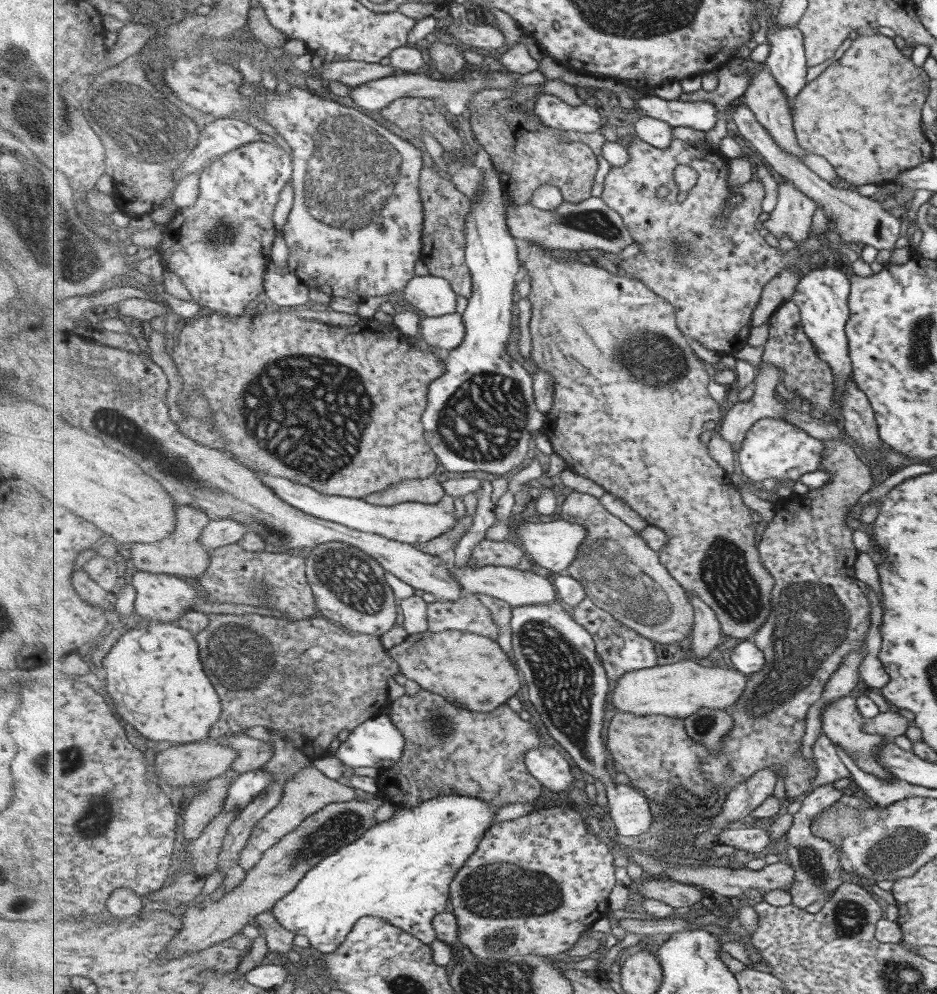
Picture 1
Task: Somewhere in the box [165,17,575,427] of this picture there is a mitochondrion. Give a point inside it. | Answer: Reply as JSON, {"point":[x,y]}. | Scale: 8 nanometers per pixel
{"point":[352,176]}

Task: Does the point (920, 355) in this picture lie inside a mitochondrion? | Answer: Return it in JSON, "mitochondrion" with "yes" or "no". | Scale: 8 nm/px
{"mitochondrion":"yes"}

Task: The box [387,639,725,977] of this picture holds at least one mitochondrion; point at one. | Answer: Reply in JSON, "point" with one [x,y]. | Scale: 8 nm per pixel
{"point":[503,893]}

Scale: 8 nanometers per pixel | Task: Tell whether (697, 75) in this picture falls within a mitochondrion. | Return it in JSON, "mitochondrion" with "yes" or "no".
{"mitochondrion":"no"}

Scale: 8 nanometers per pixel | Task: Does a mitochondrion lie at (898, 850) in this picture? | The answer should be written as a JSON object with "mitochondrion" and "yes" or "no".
{"mitochondrion":"yes"}

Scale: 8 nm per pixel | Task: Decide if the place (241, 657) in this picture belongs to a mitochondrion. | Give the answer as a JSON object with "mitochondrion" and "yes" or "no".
{"mitochondrion":"yes"}

